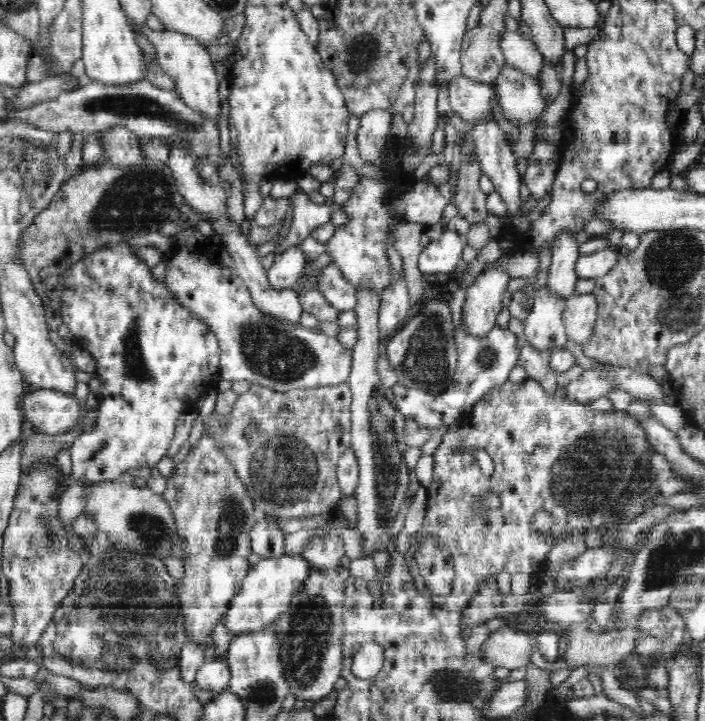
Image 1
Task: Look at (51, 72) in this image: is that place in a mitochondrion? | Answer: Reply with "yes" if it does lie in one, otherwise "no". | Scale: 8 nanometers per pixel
no

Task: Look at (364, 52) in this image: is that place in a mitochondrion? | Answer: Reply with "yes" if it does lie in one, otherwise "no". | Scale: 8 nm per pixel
yes

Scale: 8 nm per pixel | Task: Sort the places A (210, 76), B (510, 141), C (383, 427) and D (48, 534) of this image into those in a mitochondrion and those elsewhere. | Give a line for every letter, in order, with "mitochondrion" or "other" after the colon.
A: other
B: other
C: mitochondrion
D: mitochondrion

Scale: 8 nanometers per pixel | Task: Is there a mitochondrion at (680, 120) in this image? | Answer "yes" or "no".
no

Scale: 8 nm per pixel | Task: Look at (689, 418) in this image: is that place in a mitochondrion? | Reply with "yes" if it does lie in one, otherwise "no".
no

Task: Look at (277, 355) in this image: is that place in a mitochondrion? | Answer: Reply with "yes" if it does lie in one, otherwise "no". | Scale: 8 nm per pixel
yes

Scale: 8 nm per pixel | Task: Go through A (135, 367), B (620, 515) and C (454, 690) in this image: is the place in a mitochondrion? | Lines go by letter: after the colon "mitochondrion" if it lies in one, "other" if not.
A: mitochondrion
B: mitochondrion
C: mitochondrion

